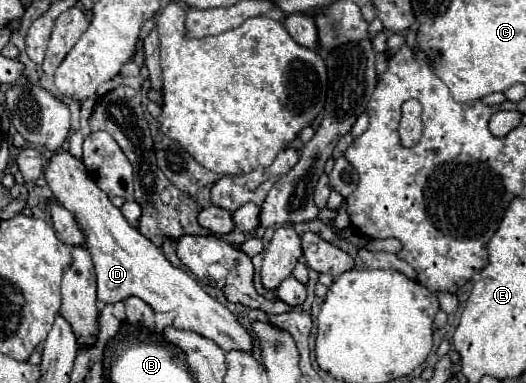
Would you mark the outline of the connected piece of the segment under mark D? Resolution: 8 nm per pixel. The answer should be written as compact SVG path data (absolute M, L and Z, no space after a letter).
M59 151L49 161L45 177L55 199L73 213L79 229L85 235L85 247L93 257L97 273L99 301L117 303L127 299L129 295L135 295L155 311L177 311L177 329L195 331L207 339L213 339L223 351L251 351L251 335L243 325L239 325L235 315L209 293L205 293L189 273L173 267L147 237L143 237L135 227L127 223L121 209L117 209L109 201L109 197L89 179L81 159L75 159L71 153Z

